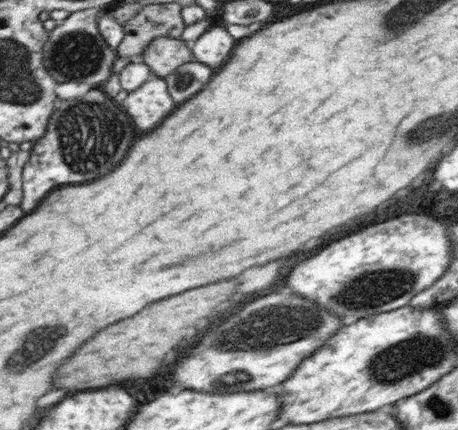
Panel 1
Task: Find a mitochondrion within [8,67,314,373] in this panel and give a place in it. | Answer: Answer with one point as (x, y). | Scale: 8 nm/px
(84, 158)

